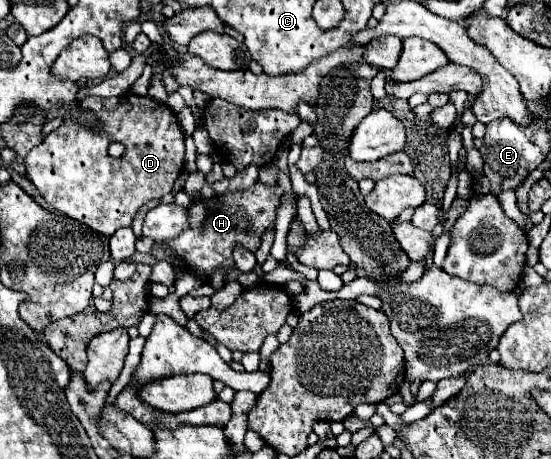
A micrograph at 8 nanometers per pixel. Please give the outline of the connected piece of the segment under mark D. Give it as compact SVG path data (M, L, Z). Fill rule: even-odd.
M134 93L110 99L86 97L86 107L90 107L100 119L98 131L88 127L74 127L74 123L62 123L40 145L36 145L30 155L26 155L24 167L28 179L58 213L110 237L116 229L130 227L136 211L144 203L160 199L172 191L172 185L184 167L184 133L176 113L166 103L154 101L150 97L140 97ZM112 142L120 142L126 147L122 157L114 159L108 155L108 145Z

